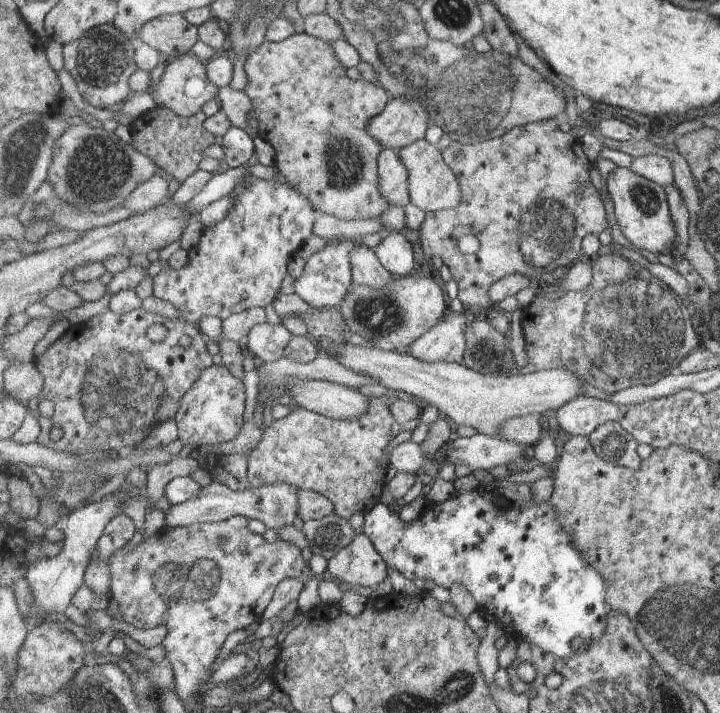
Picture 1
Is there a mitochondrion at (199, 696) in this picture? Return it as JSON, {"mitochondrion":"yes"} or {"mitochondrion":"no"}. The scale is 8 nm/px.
{"mitochondrion":"no"}

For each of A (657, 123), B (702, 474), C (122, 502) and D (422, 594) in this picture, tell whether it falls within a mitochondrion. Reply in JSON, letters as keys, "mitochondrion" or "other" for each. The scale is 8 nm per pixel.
{"A":"other","B":"other","C":"other","D":"other"}

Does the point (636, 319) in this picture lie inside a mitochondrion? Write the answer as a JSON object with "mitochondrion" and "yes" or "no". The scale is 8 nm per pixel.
{"mitochondrion":"yes"}

